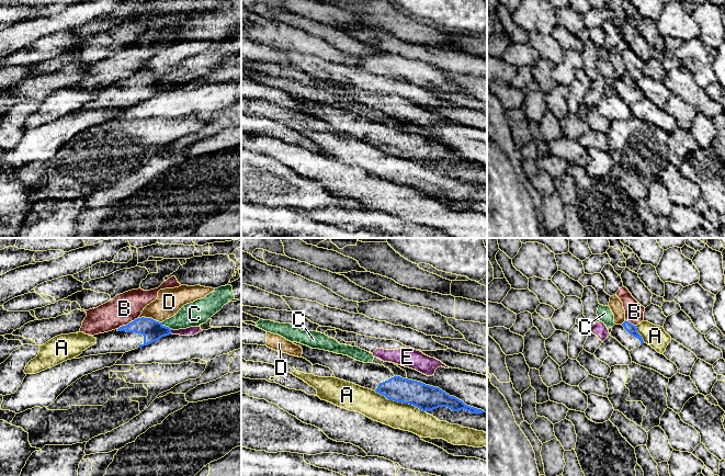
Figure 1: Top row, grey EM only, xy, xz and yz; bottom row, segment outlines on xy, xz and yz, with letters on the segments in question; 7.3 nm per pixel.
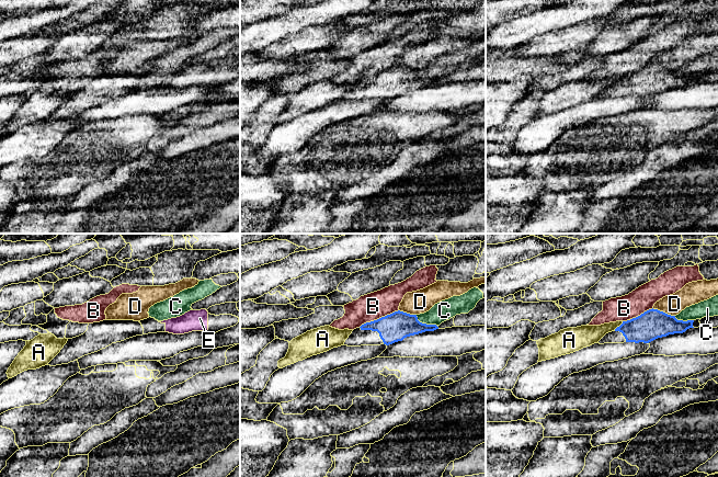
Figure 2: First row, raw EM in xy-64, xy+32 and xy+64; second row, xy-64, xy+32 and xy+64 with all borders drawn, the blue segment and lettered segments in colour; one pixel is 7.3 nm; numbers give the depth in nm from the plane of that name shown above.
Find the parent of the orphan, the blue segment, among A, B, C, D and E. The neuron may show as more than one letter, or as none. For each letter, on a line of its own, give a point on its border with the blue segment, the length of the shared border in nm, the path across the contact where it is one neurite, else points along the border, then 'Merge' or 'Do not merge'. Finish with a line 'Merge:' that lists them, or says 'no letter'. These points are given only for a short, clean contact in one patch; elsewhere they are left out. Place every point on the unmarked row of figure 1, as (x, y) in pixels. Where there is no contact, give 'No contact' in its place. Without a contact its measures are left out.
A: Touches blue at xz (399, 156). Shared border 400 nm. Do not merge
B: Touches blue at xy (128, 78). Shared border 180 nm. Boundary: xy (137, 71), (117, 83). Do not merge
C: Touches blue at xy (167, 81). Shared border 100 nm. Do not merge
D: Touches blue at xy (150, 72). Shared border 180 nm. Do not merge
E: Touches blue at xy (170, 86). Shared border 40 nm. Boundary: xy (171, 83), (172, 88). Do not merge
Merge: no letter

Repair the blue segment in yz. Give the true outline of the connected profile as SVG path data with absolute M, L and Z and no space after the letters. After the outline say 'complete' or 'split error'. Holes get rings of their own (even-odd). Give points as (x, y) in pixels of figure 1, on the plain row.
M626 75L622 79L614 79L610 90L615 92L628 105L644 98L636 80Z; split error

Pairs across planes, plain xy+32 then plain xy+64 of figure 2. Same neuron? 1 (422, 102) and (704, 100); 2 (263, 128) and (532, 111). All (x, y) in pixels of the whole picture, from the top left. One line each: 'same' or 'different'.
1: same
2: same

